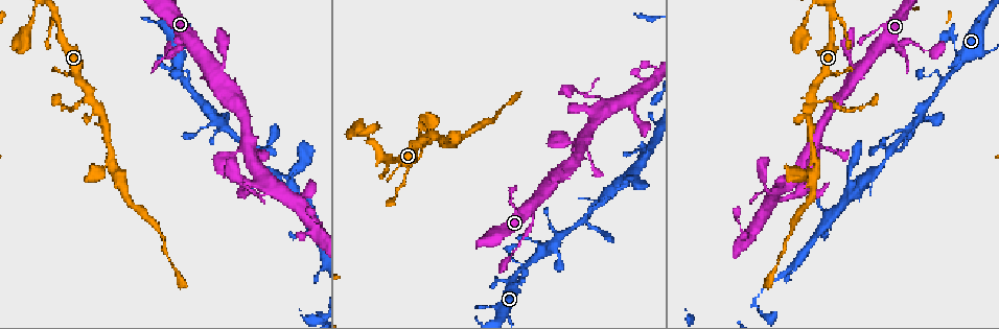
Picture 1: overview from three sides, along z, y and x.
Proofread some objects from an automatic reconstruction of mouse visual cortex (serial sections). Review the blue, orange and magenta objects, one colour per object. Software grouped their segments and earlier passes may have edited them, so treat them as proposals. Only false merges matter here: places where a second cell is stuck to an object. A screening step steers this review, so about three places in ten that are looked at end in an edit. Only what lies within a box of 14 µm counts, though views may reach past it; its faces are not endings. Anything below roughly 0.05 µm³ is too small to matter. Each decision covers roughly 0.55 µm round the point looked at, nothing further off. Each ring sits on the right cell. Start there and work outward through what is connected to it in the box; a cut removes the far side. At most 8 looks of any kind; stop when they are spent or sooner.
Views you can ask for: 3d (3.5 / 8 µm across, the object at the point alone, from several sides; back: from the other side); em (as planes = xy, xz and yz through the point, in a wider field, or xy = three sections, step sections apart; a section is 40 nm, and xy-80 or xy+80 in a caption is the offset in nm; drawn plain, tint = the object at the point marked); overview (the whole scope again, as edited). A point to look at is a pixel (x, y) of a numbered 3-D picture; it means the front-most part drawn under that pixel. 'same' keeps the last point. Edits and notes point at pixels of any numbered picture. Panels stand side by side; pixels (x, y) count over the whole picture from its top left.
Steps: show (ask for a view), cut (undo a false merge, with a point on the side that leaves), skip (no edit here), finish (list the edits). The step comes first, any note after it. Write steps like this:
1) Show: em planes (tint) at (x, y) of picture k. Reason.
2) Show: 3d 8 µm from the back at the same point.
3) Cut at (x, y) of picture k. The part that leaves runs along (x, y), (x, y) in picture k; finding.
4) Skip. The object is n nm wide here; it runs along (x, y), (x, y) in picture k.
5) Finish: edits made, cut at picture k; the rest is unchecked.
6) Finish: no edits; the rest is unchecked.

Show: 3d 3.5 µm at (830, 98) of picture 1. Thin neck.

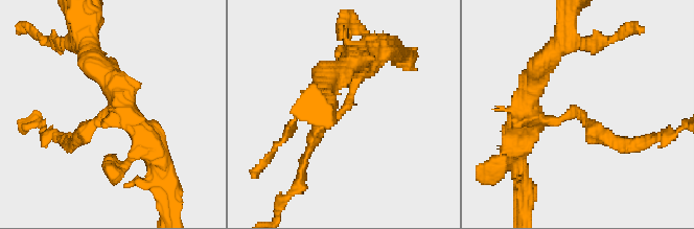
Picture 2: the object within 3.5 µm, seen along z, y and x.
Show: em xy step 2 (tint) at (578, 113) of picture 2. The arms are 200, 350 nm wide.

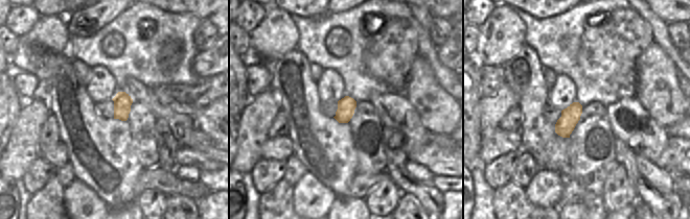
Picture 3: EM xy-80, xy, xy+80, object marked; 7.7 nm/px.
Cut at (607, 136) of picture 2. The part that leaves runs along (586, 120), (626, 146), (662, 136) in picture 2; a second cell is stuck on.

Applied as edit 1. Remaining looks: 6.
Show: 3d 3.5 µm from the back at (448, 143) of picture 1. Thin arm on a thick one.

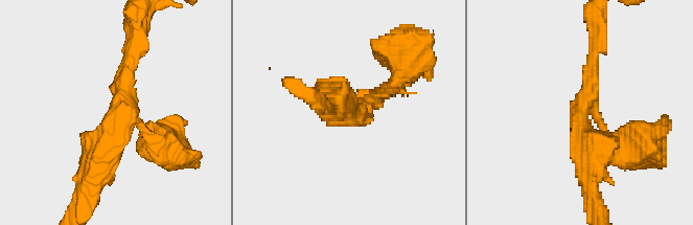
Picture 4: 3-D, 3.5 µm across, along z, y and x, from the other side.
Show: em xy step 1 (tint) at (588, 95) of picture 4. Now the EM.

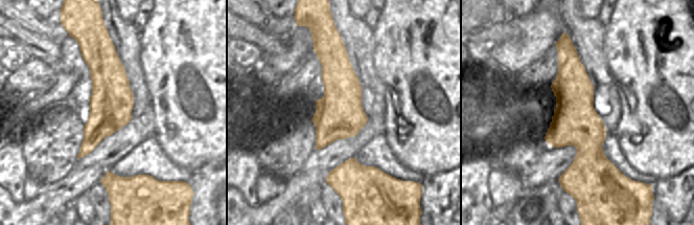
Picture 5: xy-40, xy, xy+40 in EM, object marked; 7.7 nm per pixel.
Skip. It runs along (137, 31), (121, 125), (102, 157) in picture 4; continuous, no second cell.

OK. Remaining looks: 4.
Show: 3d 3.5 µm at (269, 190) of picture 1.

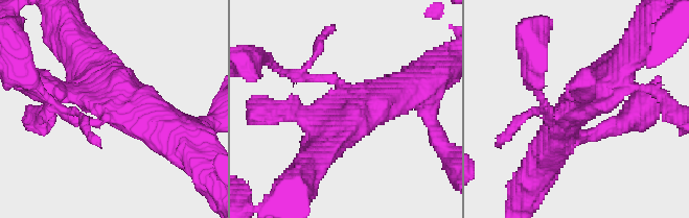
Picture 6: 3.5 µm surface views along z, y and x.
Cut at (71, 111) of picture 6. The part that leaves runs along (101, 121), (69, 117), (24, 76) in picture 6; a second cell is stuck on.

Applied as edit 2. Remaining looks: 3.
Finish: edits made, cut at picture 2, cut at picture 6; the rest is unchecked.

